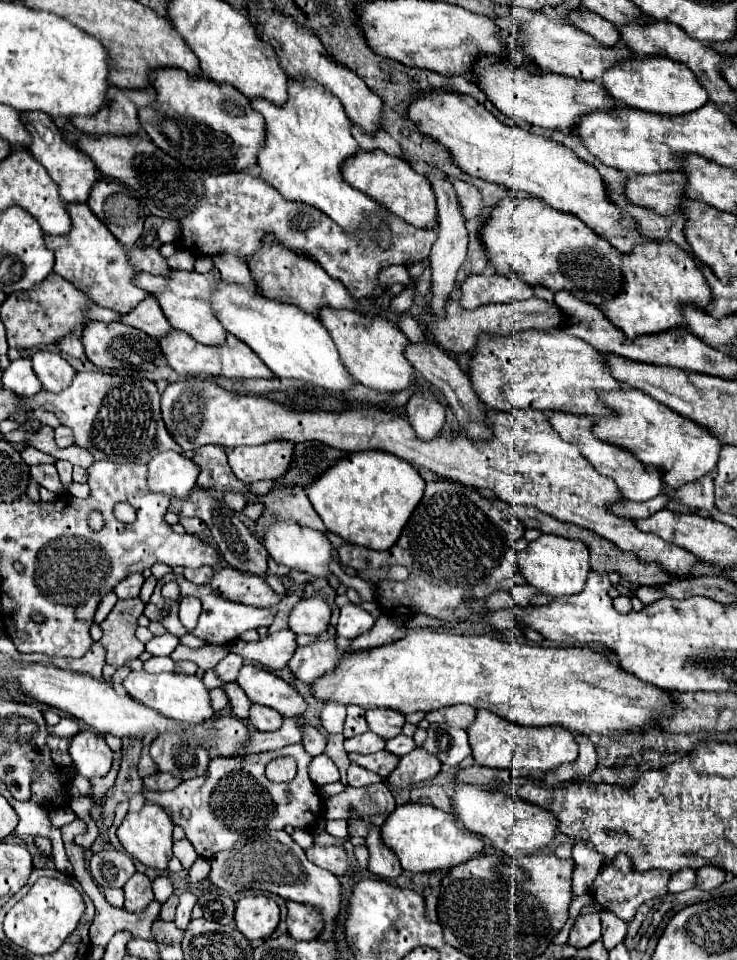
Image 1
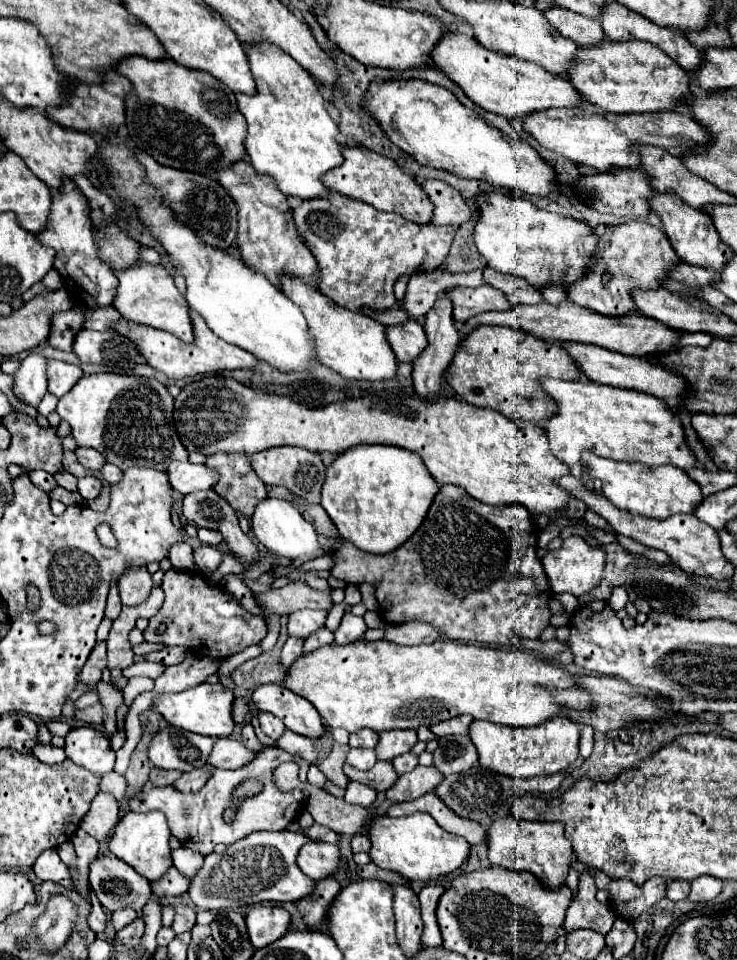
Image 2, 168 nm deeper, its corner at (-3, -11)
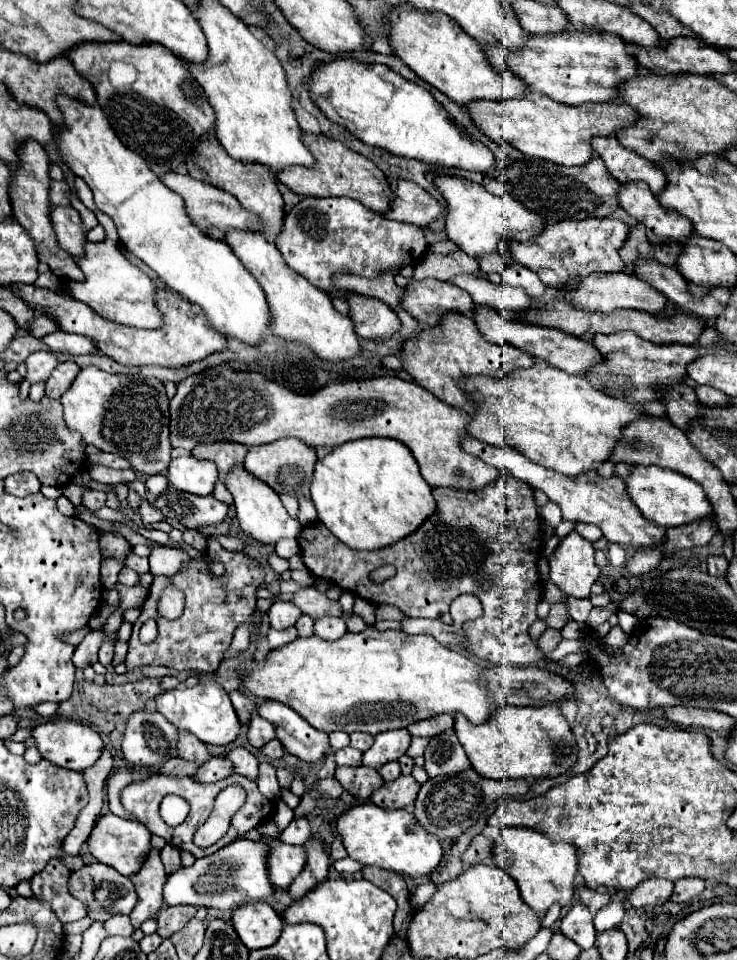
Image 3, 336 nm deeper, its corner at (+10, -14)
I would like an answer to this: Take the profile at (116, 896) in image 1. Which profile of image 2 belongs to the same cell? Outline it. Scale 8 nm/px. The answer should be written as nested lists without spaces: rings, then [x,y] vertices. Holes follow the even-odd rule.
[[[121,909],[111,915],[111,925],[115,927],[115,931],[119,931],[121,927],[125,927],[133,919],[137,919],[137,913],[133,909]]]

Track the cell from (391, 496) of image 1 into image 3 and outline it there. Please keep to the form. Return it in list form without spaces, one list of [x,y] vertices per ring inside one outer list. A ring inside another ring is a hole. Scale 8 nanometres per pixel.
[[[362,438],[334,448],[328,456],[316,462],[314,480],[310,484],[312,502],[318,510],[318,520],[352,550],[378,550],[412,534],[432,510],[436,510],[432,488],[420,476],[418,464],[404,444],[390,438]]]

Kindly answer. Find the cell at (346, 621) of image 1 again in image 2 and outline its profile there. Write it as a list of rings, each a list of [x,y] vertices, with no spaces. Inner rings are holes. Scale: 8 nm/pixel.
[[[347,611],[343,615],[337,631],[335,631],[335,641],[339,645],[347,645],[347,643],[353,643],[353,641],[361,639],[365,635],[365,631],[367,631],[367,625],[365,625],[363,617],[357,617],[357,615]]]

